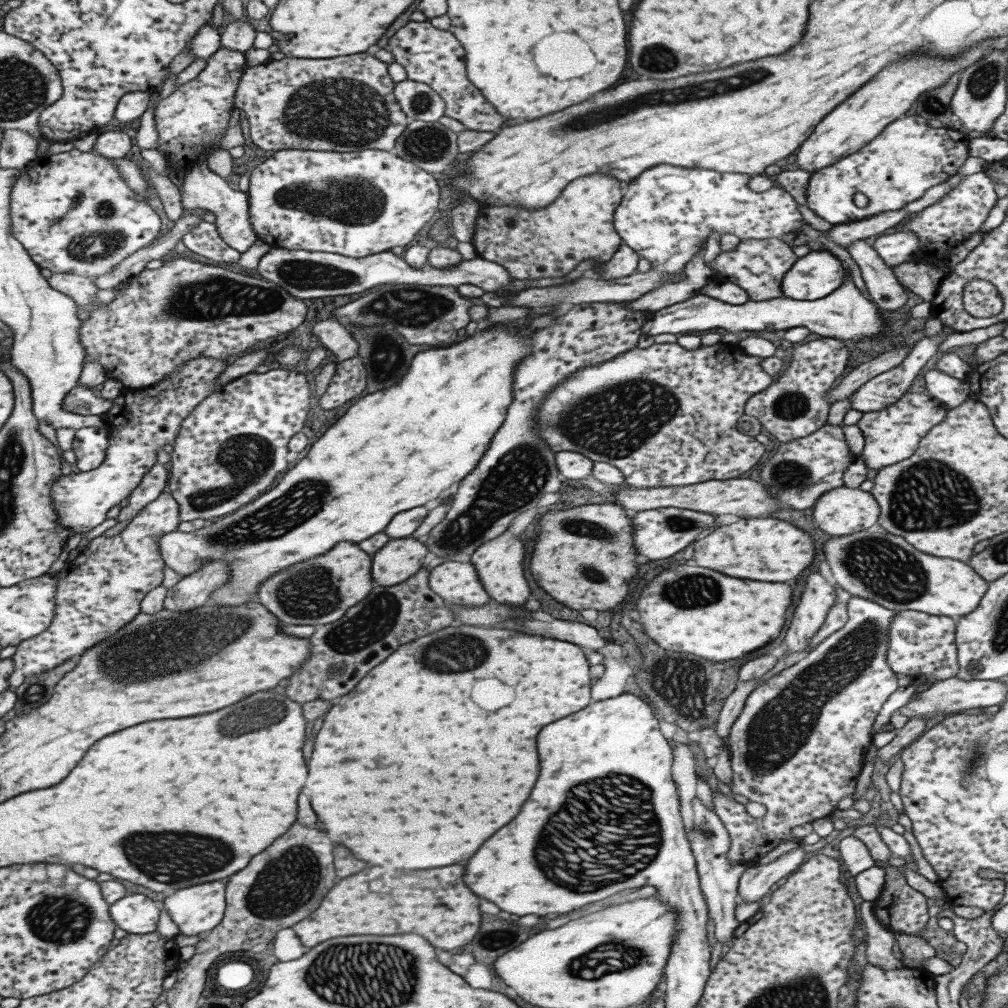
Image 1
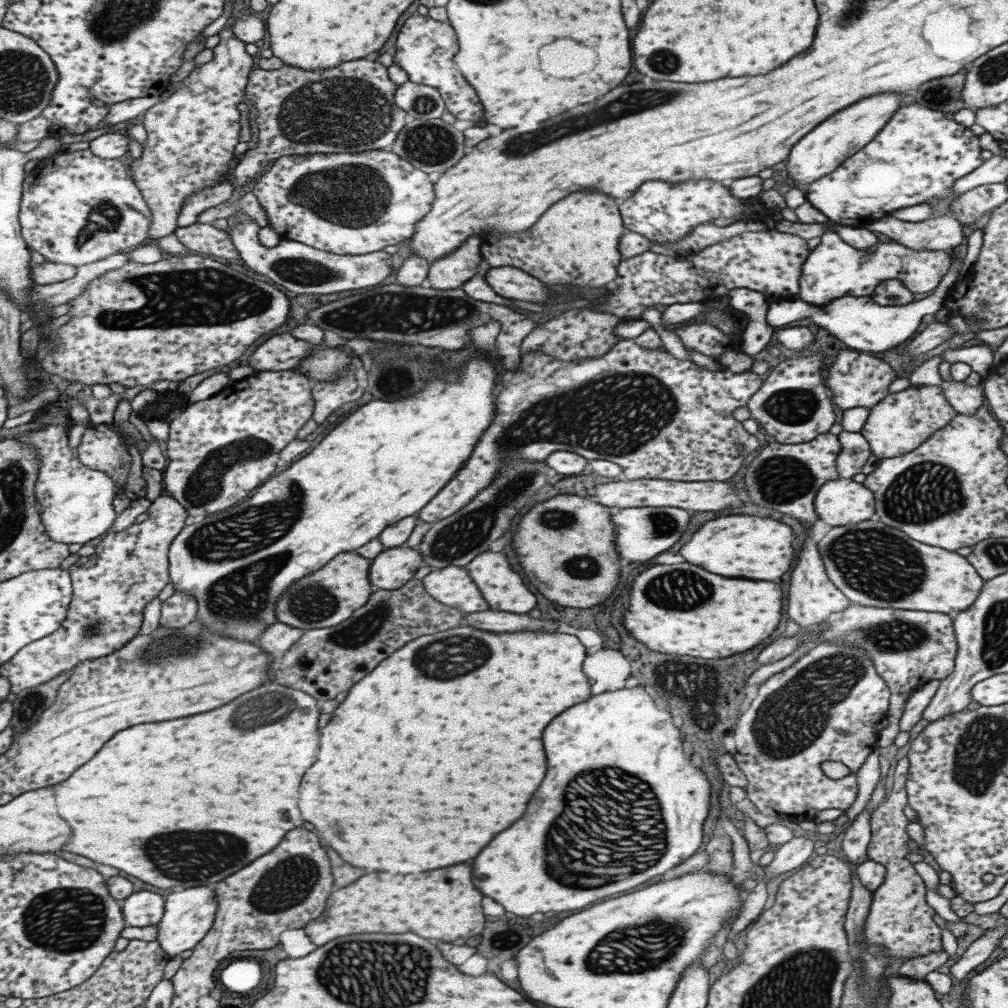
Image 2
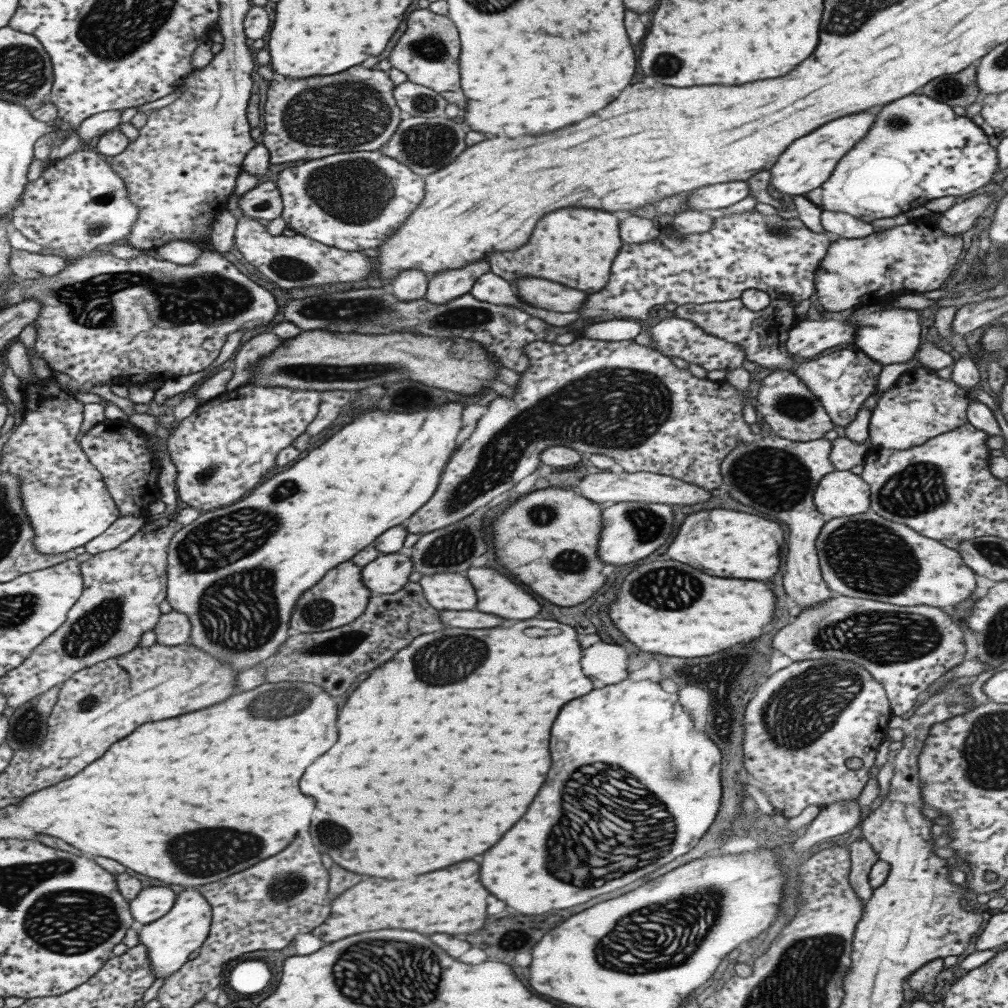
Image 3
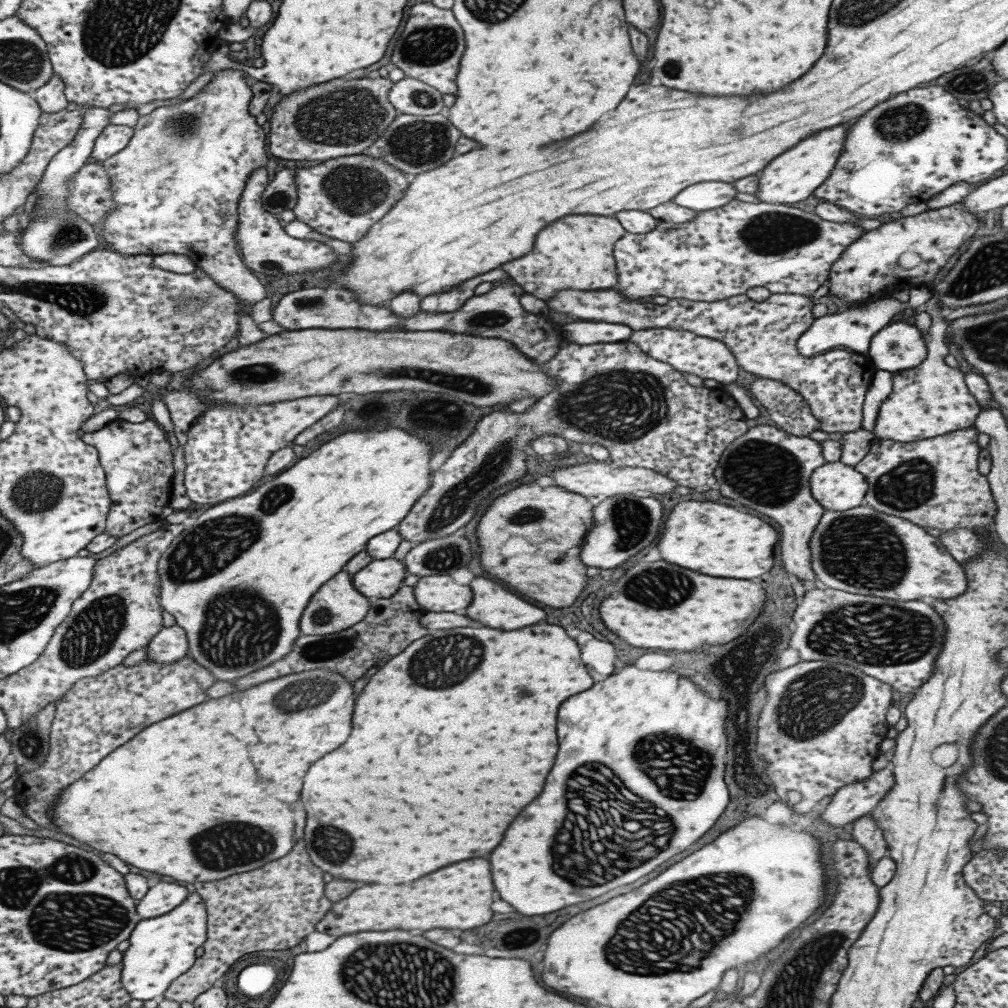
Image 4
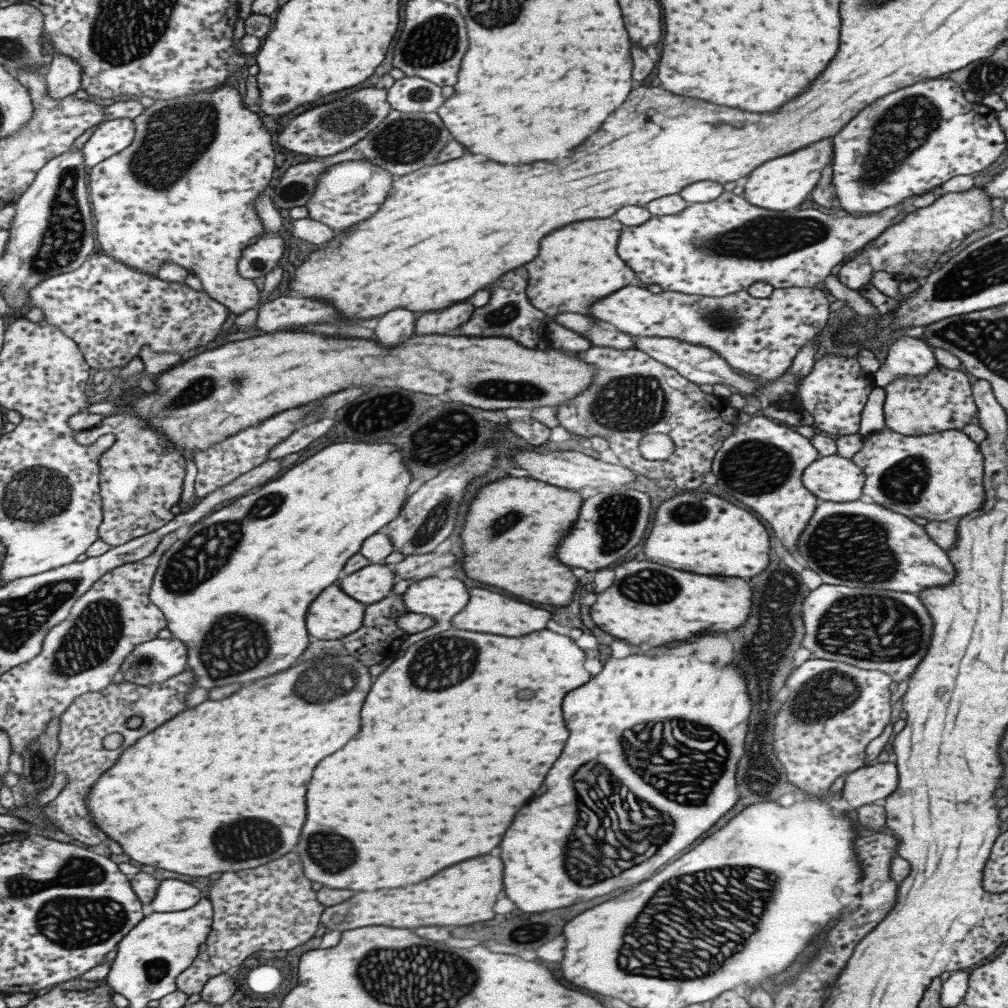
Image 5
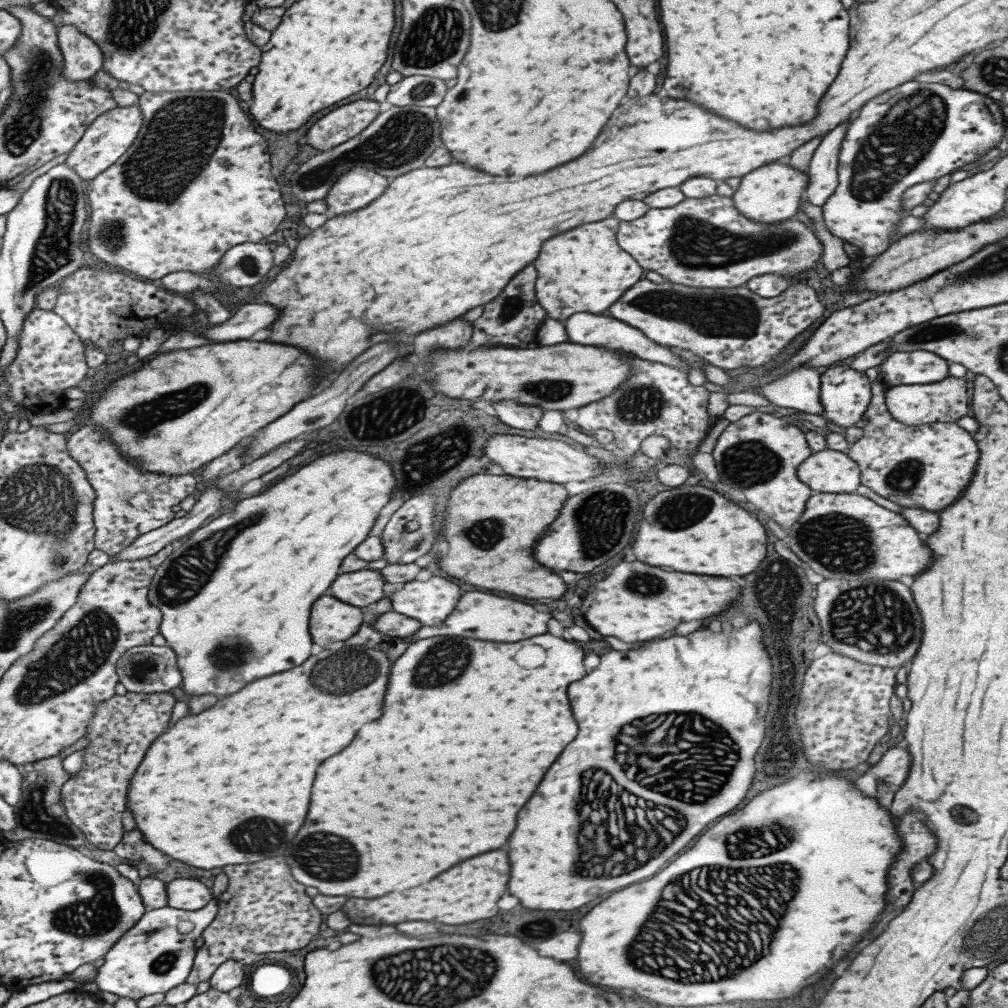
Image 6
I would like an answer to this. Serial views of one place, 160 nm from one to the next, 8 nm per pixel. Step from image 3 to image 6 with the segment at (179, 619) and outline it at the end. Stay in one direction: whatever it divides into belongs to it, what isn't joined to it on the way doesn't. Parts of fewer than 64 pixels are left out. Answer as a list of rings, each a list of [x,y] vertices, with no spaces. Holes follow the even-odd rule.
[[[151,643],[143,646],[128,648],[118,658],[115,664],[115,672],[118,682],[121,682],[127,692],[138,692],[153,694],[158,692],[168,692],[182,682],[182,676],[177,668],[176,654],[173,649],[164,644],[156,646]]]

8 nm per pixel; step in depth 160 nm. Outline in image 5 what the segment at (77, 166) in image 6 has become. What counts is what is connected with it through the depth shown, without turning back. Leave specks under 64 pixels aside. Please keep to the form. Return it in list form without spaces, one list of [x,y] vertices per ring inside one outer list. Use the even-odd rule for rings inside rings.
[[[127,118],[101,122],[80,148],[84,166],[95,167],[127,147],[134,137],[134,128]]]

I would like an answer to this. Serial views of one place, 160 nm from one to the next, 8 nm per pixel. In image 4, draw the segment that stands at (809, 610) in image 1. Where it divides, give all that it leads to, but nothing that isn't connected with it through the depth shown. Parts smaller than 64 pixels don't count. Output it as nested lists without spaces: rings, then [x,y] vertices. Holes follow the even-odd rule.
[[[755,425],[727,445],[713,473],[717,484],[727,486],[721,496],[735,500],[777,524],[781,534],[779,556],[783,568],[793,574],[794,578],[808,582],[816,579],[809,566],[808,543],[824,511],[813,500],[809,481],[813,469],[825,463],[820,442],[805,436],[793,436],[769,425]]]

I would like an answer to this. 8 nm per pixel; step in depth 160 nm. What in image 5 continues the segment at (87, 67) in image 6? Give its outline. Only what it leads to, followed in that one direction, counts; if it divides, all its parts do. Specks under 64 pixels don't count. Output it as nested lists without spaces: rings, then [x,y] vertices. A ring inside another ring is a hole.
[[[55,54],[51,56],[51,63],[43,71],[45,87],[47,87],[47,95],[50,98],[63,98],[73,95],[81,86],[81,67],[65,56],[65,54]]]

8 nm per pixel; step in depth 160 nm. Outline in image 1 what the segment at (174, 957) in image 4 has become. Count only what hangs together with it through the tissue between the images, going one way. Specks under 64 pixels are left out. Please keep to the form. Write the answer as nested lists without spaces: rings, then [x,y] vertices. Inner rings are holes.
[[[225,880],[196,884],[162,900],[179,934],[205,934],[219,924],[224,913],[225,885]]]

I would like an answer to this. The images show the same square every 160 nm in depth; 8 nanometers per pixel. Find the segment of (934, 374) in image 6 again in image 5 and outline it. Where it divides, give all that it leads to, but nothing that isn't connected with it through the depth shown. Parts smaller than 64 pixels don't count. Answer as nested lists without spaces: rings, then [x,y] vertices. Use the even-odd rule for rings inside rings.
[[[895,332],[891,336],[895,341],[889,346],[880,367],[872,373],[875,387],[884,387],[902,376],[924,375],[937,366],[933,349],[923,340]]]

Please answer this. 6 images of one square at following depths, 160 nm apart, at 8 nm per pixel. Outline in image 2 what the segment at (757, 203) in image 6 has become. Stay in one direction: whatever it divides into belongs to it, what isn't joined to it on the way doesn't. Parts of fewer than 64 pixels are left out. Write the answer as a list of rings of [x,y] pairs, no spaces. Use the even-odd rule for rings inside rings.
[[[877,94],[866,96],[864,99],[850,104],[840,112],[829,116],[815,128],[805,133],[789,151],[786,156],[785,170],[793,187],[805,189],[806,186],[828,175],[836,166],[839,166],[854,152],[863,148],[889,121],[893,112],[900,107],[903,96],[901,94]]]

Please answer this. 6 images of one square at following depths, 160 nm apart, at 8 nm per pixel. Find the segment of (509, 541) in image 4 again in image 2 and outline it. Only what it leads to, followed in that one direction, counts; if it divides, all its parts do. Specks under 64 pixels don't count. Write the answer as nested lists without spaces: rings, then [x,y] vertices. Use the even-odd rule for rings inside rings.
[[[563,494],[533,506],[521,518],[513,534],[513,550],[521,564],[521,572],[547,600],[559,606],[597,606],[617,586],[617,552],[609,507],[590,499]]]

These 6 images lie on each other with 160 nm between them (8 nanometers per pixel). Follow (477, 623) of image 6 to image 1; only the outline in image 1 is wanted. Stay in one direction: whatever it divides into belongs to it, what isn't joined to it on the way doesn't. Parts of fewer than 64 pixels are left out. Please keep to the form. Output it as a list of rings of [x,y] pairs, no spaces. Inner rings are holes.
[[[505,531],[499,537],[481,544],[469,556],[469,562],[475,567],[475,572],[485,588],[485,592],[493,600],[521,606],[525,602],[525,598],[529,596],[529,588],[523,578],[523,566],[521,566],[523,554],[525,554],[523,550],[525,548],[523,548],[519,535],[514,536],[513,533]]]

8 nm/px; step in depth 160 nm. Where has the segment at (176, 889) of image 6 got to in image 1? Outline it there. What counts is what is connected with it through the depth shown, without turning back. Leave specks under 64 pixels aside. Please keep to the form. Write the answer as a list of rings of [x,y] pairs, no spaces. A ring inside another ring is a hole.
[[[143,894],[122,896],[108,906],[108,913],[116,928],[129,934],[147,934],[155,930],[159,904]]]

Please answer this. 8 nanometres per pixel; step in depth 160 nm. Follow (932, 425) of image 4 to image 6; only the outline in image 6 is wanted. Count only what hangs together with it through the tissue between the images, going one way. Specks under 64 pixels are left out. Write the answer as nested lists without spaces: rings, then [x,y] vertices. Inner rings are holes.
[[[948,376],[946,379],[929,384],[899,384],[887,387],[884,394],[884,403],[887,412],[893,420],[906,424],[907,426],[917,426],[919,424],[929,424],[933,422],[955,422],[967,414],[967,390],[963,377],[955,378]]]

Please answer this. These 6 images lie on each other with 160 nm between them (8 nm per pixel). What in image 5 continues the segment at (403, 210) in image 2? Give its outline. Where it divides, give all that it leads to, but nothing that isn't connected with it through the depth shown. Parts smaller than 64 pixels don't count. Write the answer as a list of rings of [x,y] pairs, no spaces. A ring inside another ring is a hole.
[[[350,160],[332,164],[317,176],[317,186],[311,197],[304,202],[307,218],[321,222],[332,231],[343,232],[345,228],[367,220],[377,212],[391,189],[393,176],[384,168],[367,161]]]

